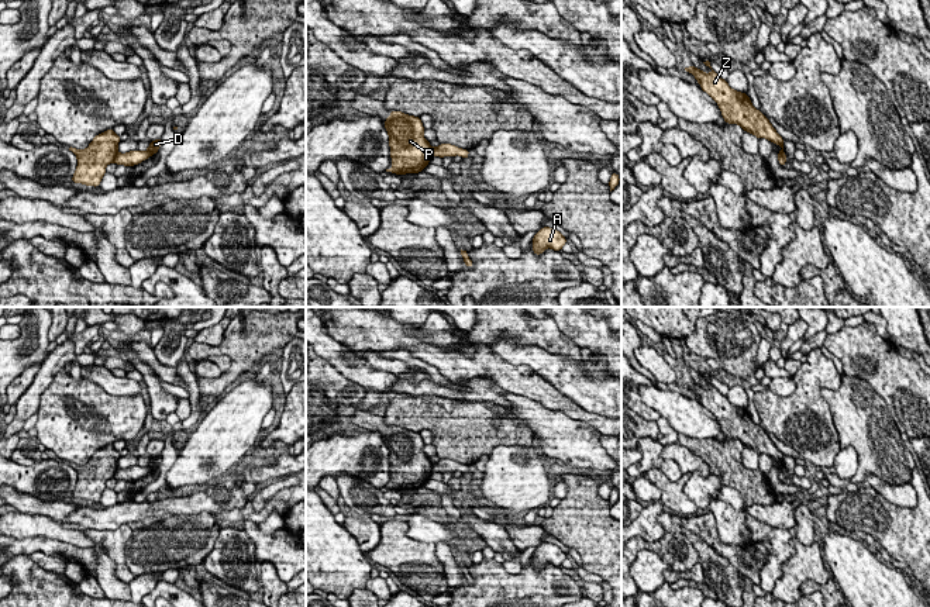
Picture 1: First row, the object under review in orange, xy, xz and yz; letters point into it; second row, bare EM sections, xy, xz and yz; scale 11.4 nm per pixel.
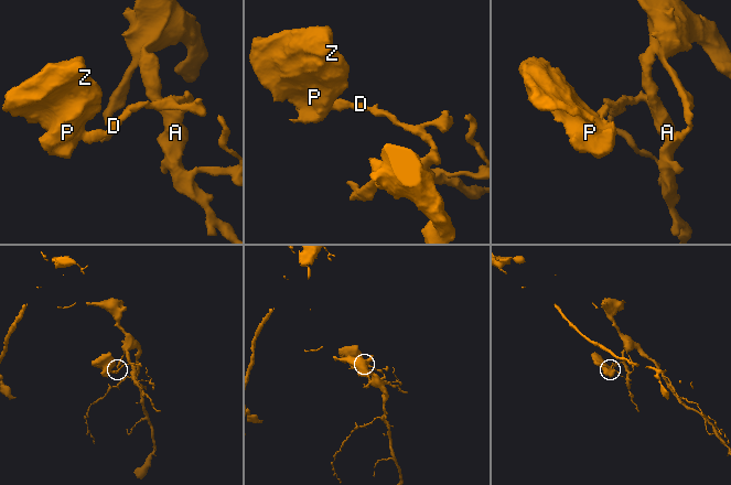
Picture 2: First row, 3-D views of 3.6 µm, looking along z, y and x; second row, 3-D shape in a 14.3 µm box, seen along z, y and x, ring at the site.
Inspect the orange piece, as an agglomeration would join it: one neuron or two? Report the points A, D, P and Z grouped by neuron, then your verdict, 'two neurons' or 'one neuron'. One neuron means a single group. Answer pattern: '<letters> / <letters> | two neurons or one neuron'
A D / P Z | two neurons

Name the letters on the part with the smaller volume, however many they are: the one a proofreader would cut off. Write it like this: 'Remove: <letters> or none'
Remove: P, Z

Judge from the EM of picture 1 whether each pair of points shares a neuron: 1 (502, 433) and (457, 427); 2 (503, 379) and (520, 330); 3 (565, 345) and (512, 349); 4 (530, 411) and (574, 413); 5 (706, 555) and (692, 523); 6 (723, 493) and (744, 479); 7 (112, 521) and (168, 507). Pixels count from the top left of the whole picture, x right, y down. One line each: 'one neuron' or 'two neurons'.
1: one neuron
2: two neurons
3: two neurons
4: two neurons
5: two neurons
6: two neurons
7: one neuron

